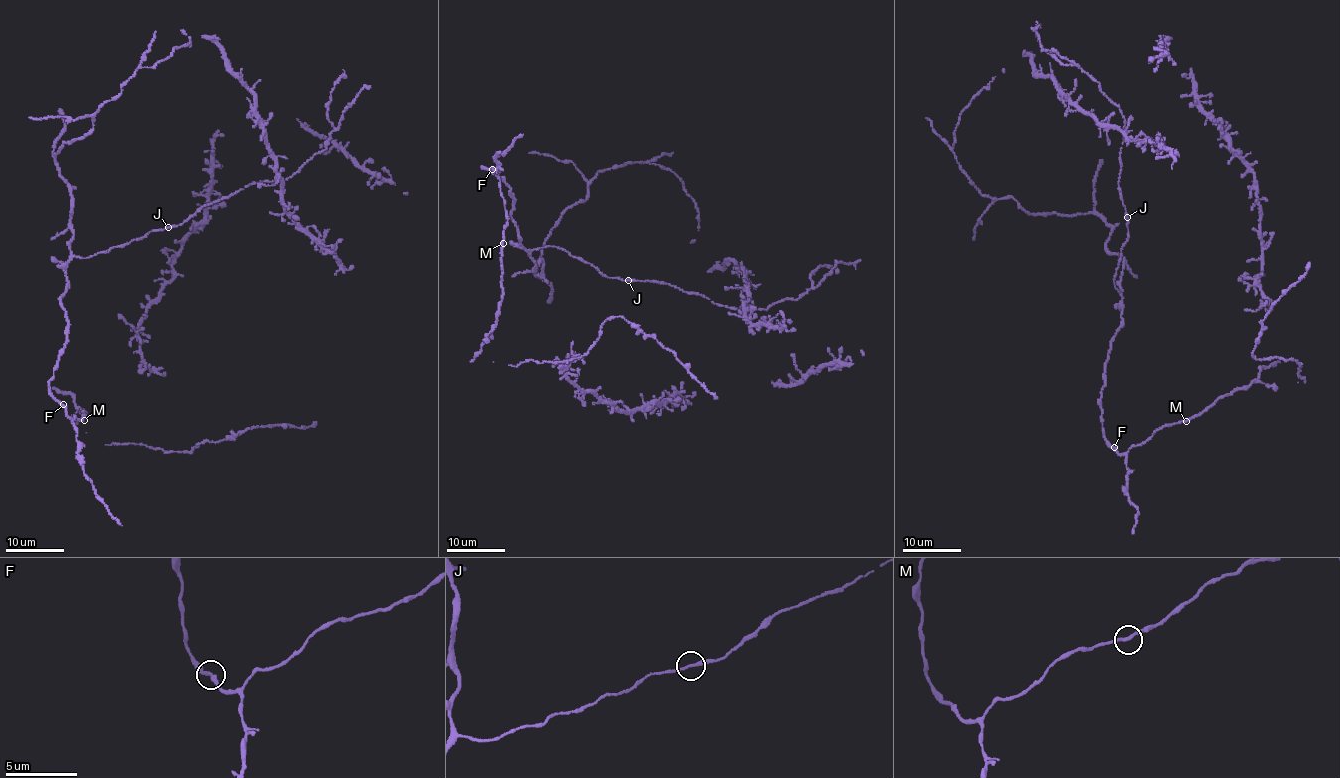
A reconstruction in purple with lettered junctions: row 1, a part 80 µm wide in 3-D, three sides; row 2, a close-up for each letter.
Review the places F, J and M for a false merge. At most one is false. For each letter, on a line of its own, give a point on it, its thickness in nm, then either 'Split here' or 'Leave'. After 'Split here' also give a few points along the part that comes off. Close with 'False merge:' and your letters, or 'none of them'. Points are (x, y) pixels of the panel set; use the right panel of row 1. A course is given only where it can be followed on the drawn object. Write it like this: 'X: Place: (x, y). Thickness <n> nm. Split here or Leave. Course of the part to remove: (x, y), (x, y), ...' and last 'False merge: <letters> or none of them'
F: Place: (1114, 447). Thickness 240 nm. Leave
J: Place: (1127, 217). Thickness 220 nm. Leave
M: Place: (1186, 421). Thickness 220 nm. Leave
False merge: none of them

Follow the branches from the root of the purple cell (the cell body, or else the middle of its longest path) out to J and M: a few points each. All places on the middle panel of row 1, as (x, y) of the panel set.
J: (491, 169), (483, 167), (508, 186), (514, 201), (511, 216), (519, 247), (562, 248), (607, 276), (629, 281)
M: (491, 169), (499, 180), (507, 212), (503, 243)

